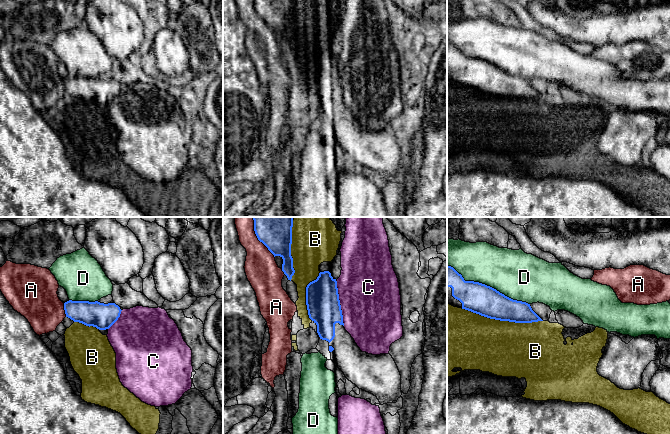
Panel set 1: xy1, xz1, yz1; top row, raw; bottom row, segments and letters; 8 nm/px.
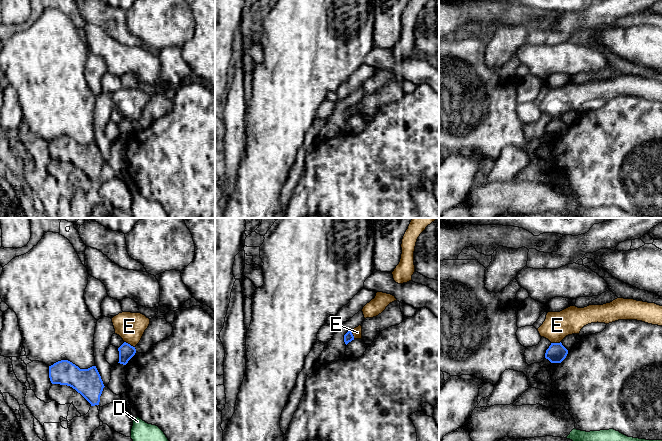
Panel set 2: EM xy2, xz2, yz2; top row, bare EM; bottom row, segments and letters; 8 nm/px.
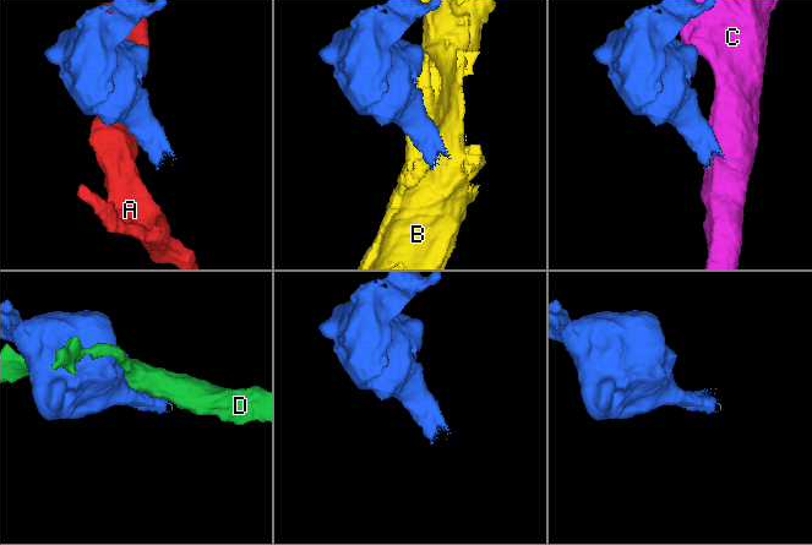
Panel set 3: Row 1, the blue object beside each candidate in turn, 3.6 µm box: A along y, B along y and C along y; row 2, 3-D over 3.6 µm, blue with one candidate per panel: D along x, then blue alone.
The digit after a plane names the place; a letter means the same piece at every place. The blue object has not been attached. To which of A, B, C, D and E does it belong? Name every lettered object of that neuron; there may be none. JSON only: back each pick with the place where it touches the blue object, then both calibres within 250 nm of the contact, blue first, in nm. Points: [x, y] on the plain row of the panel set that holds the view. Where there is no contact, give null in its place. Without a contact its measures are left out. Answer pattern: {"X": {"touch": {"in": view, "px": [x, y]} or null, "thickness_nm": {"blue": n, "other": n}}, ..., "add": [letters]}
{"add": []}

